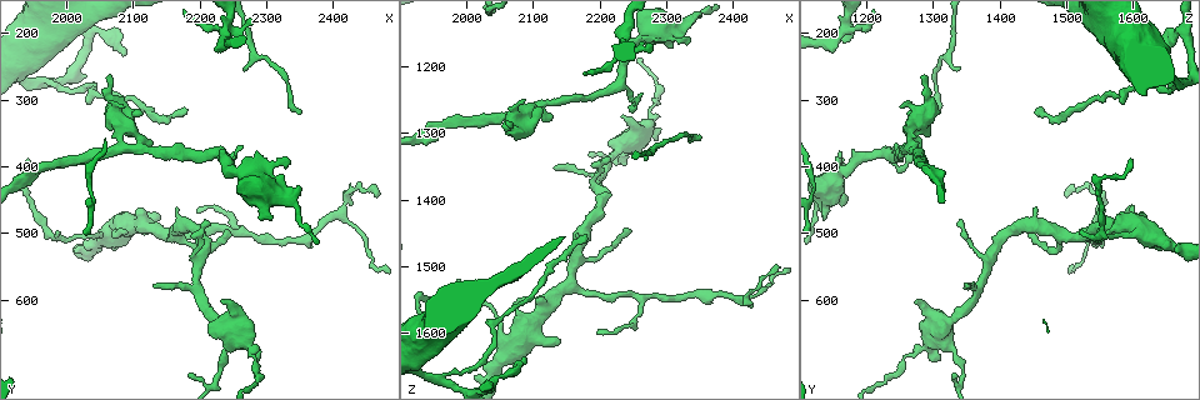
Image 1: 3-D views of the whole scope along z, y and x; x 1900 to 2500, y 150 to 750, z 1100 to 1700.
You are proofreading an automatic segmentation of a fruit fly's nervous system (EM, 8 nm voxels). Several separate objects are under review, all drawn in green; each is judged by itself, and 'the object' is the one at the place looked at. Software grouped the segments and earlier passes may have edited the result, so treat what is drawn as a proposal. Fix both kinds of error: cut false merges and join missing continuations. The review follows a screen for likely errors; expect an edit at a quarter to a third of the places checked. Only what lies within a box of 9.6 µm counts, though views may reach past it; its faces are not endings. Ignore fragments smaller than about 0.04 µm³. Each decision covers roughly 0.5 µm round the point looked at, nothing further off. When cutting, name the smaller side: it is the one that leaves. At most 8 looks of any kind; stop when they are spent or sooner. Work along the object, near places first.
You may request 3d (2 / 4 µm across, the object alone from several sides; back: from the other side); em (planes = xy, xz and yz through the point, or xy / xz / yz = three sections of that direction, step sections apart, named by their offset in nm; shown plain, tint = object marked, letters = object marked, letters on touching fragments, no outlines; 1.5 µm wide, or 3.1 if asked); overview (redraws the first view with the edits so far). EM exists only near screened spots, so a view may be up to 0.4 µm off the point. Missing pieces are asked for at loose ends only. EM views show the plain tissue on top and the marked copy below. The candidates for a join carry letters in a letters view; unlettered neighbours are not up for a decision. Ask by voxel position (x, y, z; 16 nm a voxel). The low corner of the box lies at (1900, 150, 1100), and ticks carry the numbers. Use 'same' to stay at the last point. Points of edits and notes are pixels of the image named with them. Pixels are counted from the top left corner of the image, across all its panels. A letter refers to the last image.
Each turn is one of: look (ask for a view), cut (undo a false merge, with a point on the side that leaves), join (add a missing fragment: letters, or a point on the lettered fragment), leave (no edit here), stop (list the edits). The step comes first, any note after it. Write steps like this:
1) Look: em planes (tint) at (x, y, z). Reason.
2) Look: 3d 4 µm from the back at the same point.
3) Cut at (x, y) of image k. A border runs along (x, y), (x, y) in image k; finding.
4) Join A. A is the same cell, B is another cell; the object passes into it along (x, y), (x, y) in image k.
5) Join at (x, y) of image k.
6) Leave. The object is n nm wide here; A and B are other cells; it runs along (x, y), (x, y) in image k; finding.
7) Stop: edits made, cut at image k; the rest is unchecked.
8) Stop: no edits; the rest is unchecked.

Look: em planes (letters) at (2180, 320, 1450). Thin end.

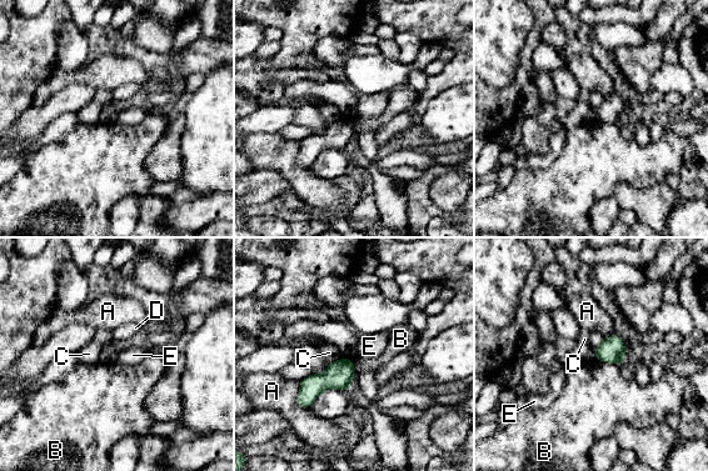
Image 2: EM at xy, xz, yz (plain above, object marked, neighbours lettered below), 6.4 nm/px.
Leave. The object is 160 nm wide here; A, B, C, D and E are other cells; a border runs along (348, 359), (353, 361), (352, 384) in image 2; none of them fits.

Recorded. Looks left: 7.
Look: em yz step 8 (letters) at (2280, 680, 1265).

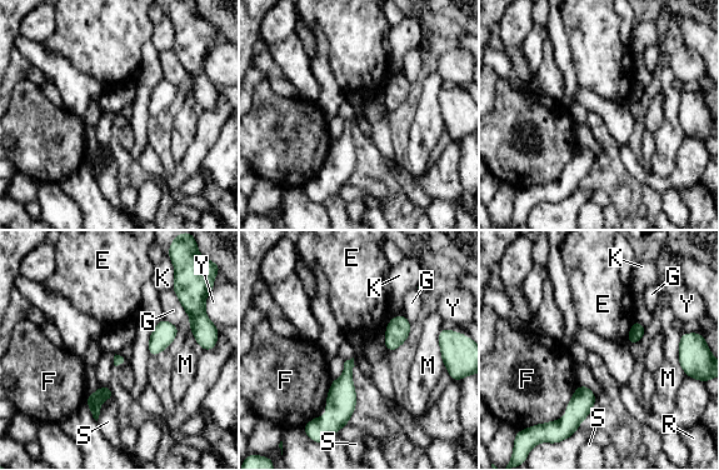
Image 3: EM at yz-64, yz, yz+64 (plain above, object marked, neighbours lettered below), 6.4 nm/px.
Leave. The object is 20 nm wide here; E, F, G, K, M, R, S and Y are other cells; a border runs along (171, 289), (186, 313) in image 3; one neuron here.

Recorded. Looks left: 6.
Look: em planes (tint) at (1950, 275, 1670). A fork.

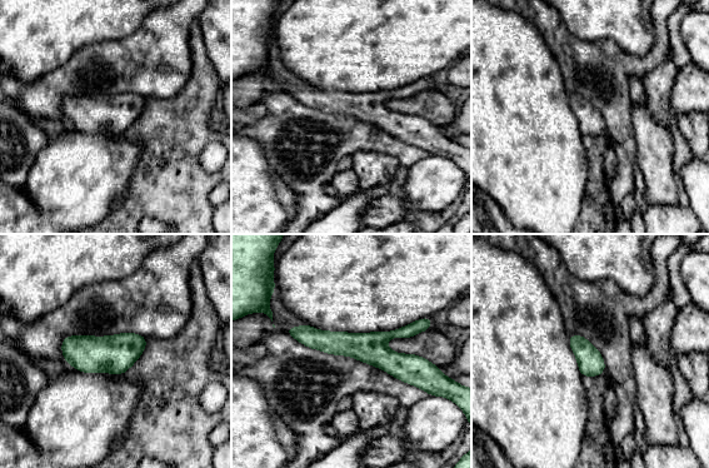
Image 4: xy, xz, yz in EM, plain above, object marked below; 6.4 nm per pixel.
Look: em planes (letters) at the same point.

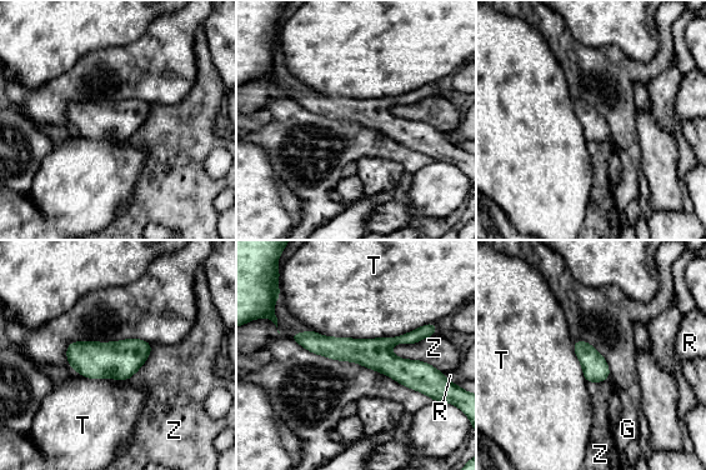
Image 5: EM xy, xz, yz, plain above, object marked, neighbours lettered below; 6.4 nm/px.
Leave. The longest contact is with T, 800 nm; G, R, T and Z are other cells; all the same neuron.

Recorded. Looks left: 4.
Stop: no edits; the rest is unchecked.

